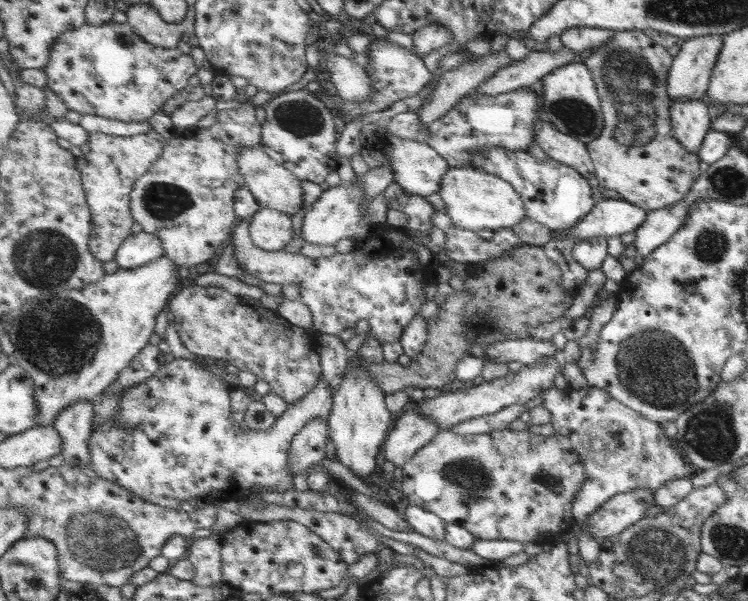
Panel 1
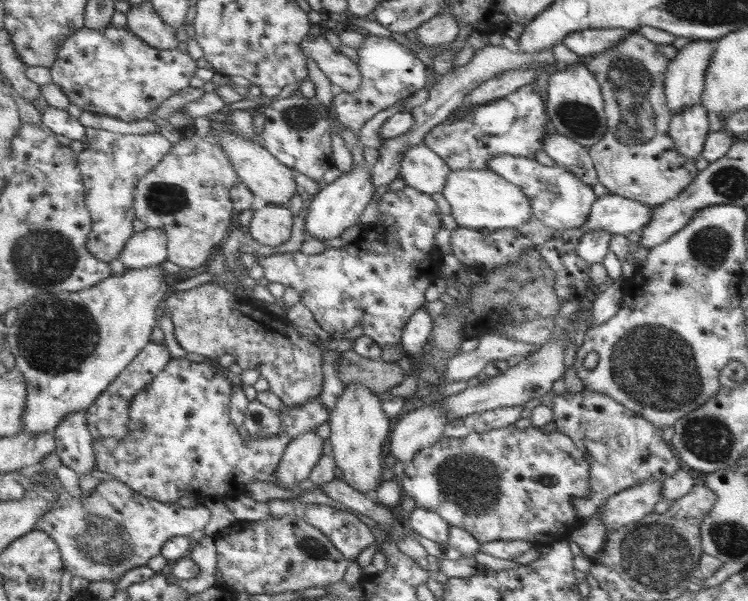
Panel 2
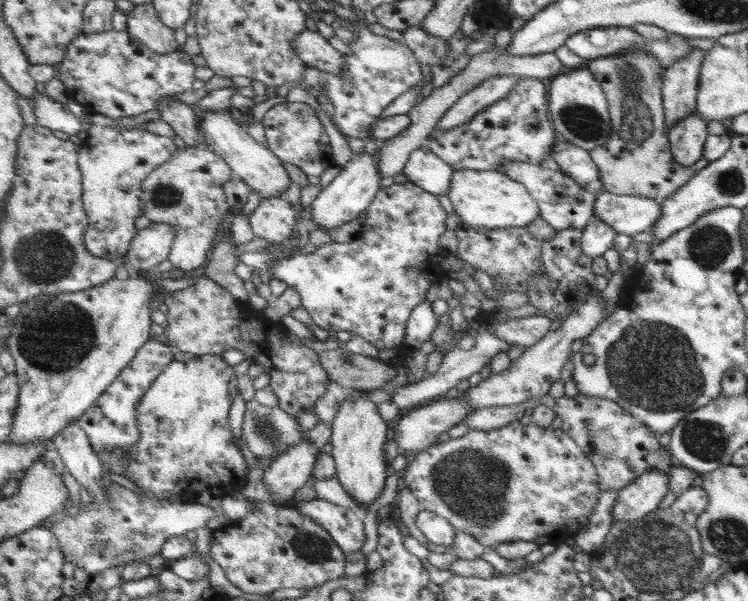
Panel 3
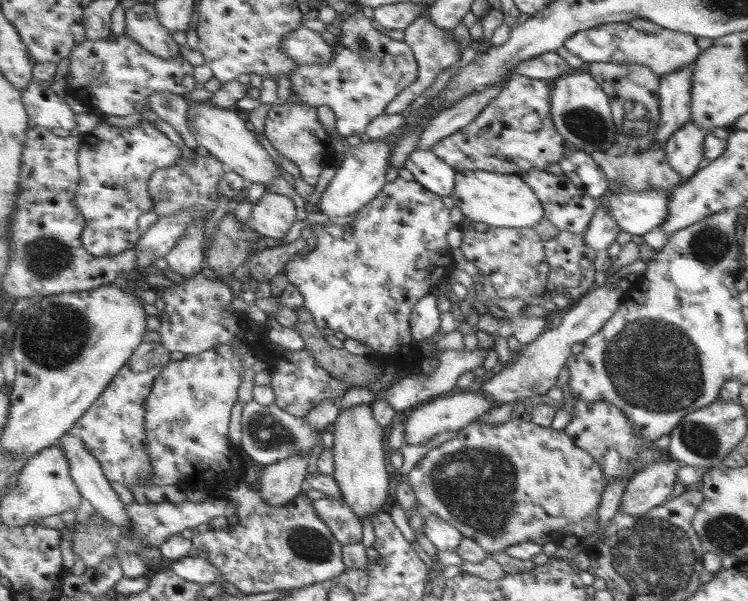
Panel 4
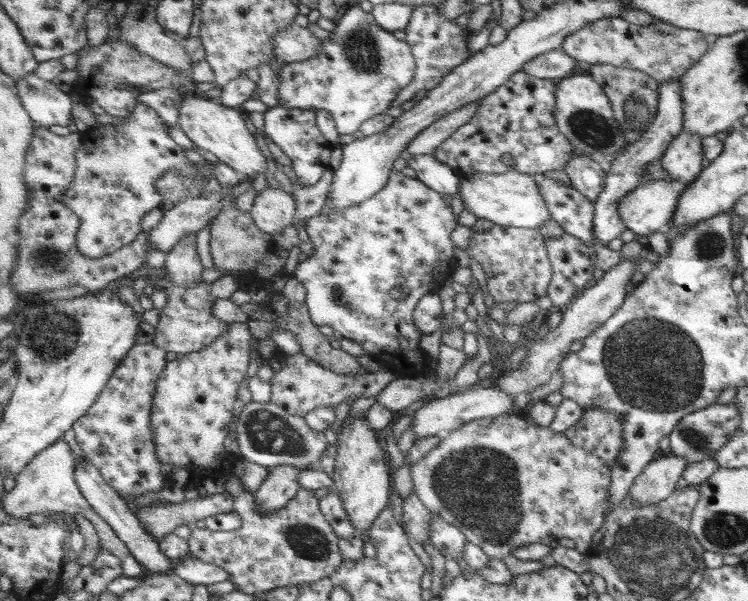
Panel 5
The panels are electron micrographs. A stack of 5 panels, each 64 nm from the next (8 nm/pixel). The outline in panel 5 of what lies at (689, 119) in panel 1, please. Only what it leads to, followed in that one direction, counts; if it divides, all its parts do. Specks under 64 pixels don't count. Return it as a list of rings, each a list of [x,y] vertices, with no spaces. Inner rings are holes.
[[[681,132],[665,148],[659,164],[669,174],[671,182],[675,182],[679,188],[687,188],[701,174],[701,160],[703,150],[699,138]]]

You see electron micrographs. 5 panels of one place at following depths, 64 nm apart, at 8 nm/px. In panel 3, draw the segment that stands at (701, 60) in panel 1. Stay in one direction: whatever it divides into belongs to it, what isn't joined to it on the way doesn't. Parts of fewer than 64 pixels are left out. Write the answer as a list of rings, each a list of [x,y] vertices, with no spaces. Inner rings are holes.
[[[693,50],[691,56],[675,62],[661,72],[661,102],[663,102],[663,134],[689,118],[695,112],[697,78],[701,68],[703,52]]]

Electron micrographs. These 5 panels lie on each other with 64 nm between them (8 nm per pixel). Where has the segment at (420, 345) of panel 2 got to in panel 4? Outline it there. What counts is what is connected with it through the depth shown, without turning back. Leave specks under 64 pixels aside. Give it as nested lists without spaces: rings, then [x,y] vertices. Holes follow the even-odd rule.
[[[427,294],[415,304],[411,312],[411,336],[415,342],[423,342],[435,336],[439,330],[439,316],[441,312],[437,310],[437,294]]]

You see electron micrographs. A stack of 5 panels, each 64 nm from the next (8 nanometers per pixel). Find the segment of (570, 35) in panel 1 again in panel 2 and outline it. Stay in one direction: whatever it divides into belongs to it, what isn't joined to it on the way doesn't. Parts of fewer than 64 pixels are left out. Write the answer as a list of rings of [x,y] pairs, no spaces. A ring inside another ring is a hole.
[[[607,28],[607,30],[577,30],[563,38],[565,48],[575,52],[579,58],[591,58],[595,54],[603,54],[611,48],[617,48],[631,32],[623,28]]]

